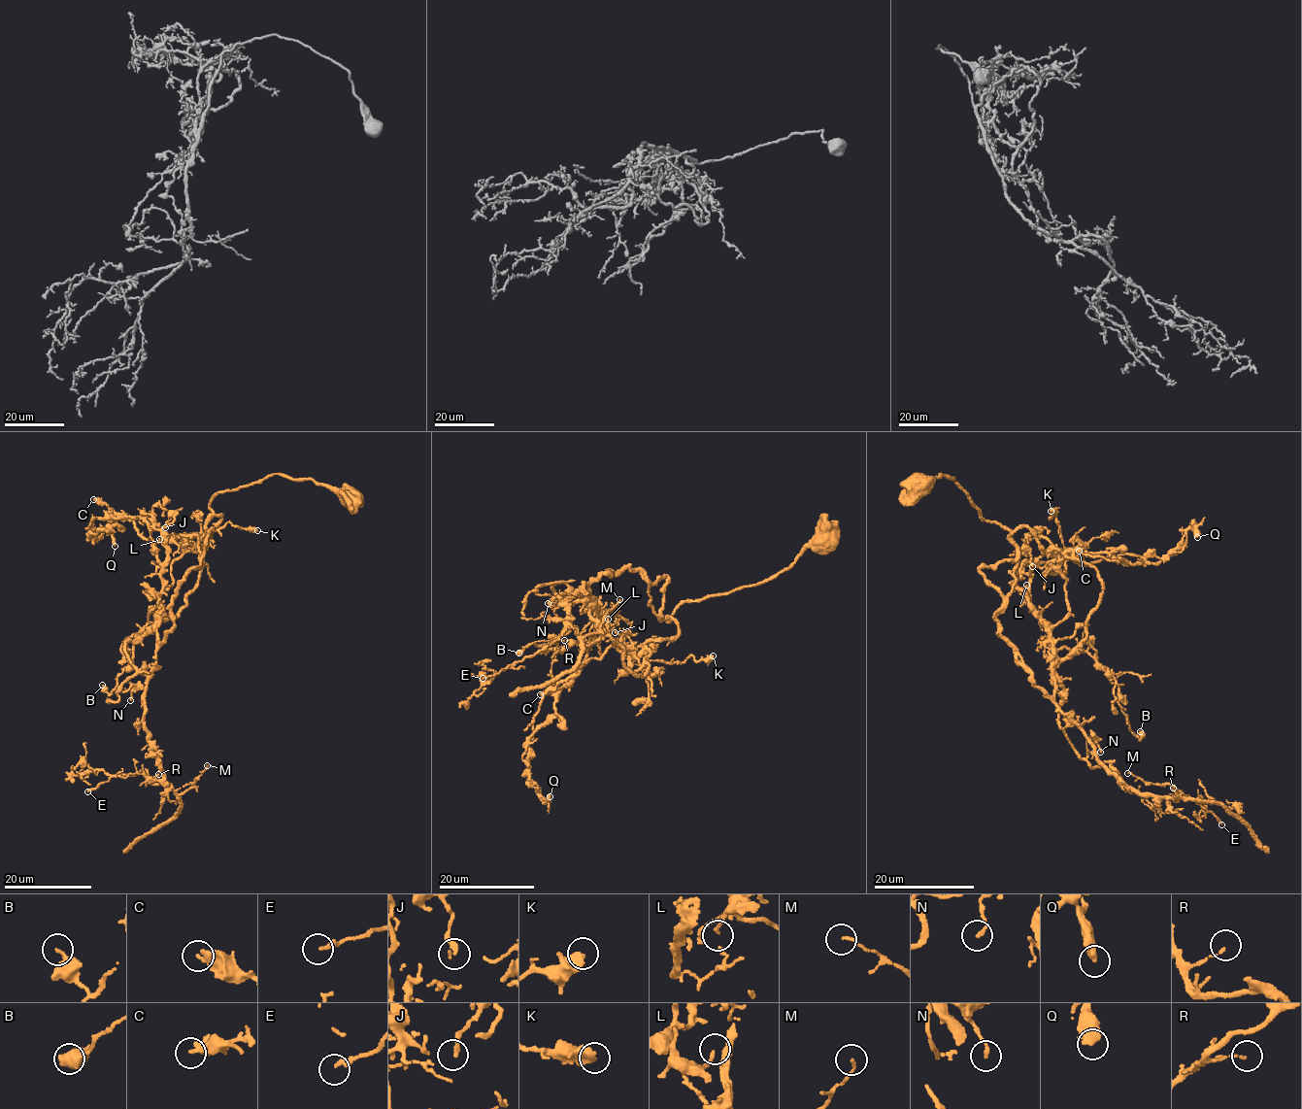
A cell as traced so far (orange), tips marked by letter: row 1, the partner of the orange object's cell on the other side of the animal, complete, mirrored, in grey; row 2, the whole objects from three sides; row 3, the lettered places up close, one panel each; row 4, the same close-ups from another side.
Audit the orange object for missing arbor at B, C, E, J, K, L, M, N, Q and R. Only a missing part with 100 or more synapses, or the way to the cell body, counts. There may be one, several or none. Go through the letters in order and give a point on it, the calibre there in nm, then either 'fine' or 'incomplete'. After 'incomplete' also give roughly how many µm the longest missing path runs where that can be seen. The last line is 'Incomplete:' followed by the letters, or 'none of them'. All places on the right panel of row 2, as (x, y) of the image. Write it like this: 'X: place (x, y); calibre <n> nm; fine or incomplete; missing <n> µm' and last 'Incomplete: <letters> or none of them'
B: place (1140, 731); calibre 280 nm; fine
C: place (1079, 551); calibre 440 nm; fine
E: place (1221, 824); calibre 260 nm; fine
J: place (1032, 566); calibre 190 nm; fine
K: place (1051, 511); calibre 400 nm; fine
L: place (1026, 585); calibre 140 nm; fine
M: place (1127, 773); calibre 120 nm; fine
N: place (1100, 752); calibre 160 nm; fine
Q: place (1197, 537); calibre 500 nm; fine
R: place (1173, 788); calibre 90 nm; fine
Incomplete: none of them

